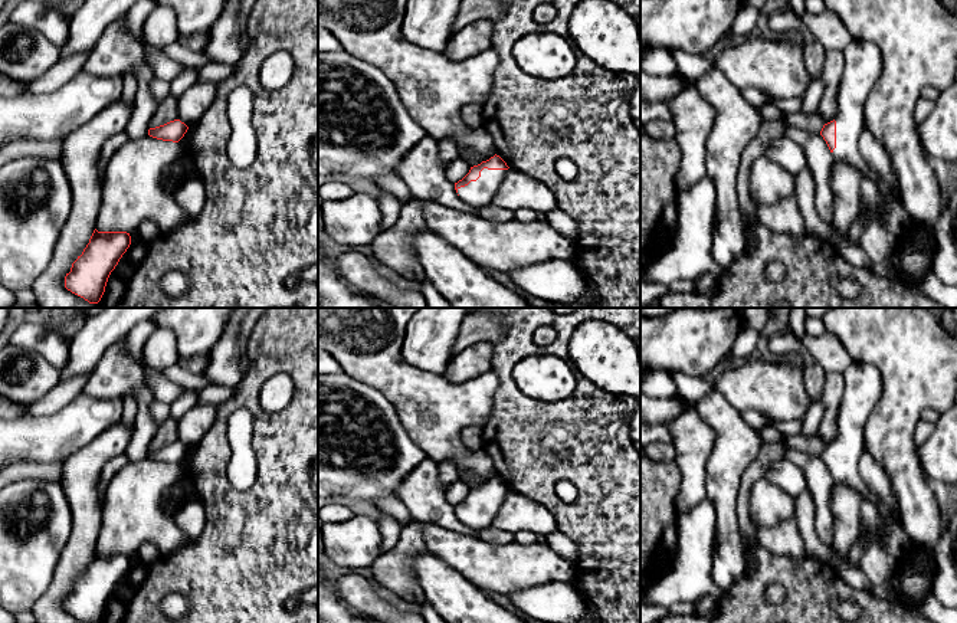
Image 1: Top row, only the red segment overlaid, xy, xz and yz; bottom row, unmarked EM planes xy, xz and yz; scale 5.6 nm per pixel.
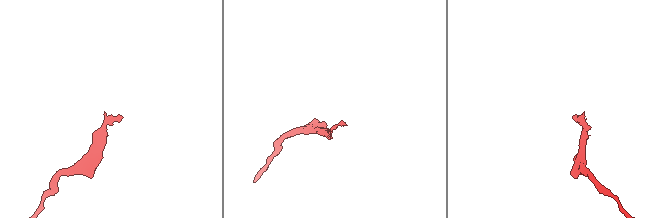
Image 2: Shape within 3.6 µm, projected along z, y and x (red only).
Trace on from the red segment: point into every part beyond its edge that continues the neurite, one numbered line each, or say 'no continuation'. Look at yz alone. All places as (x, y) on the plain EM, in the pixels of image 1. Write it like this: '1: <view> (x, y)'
no continuation

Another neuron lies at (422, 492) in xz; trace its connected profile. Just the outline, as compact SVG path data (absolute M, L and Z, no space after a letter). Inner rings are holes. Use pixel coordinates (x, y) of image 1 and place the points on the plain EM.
M427 458L409 473L396 494L413 521L436 524L458 534L478 537L479 531L459 521L455 506L445 499L445 492L439 463Z

